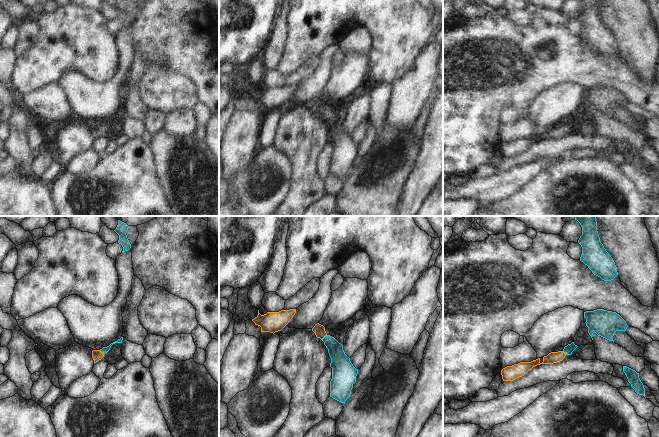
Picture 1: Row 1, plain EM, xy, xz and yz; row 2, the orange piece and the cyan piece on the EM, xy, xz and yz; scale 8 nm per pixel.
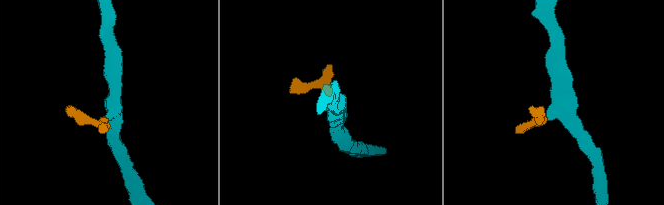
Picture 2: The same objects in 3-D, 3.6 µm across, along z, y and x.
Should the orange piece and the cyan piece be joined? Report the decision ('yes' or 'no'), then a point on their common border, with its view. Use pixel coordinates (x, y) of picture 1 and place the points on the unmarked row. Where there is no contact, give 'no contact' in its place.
yes; meets orange in xz at (324, 112)

